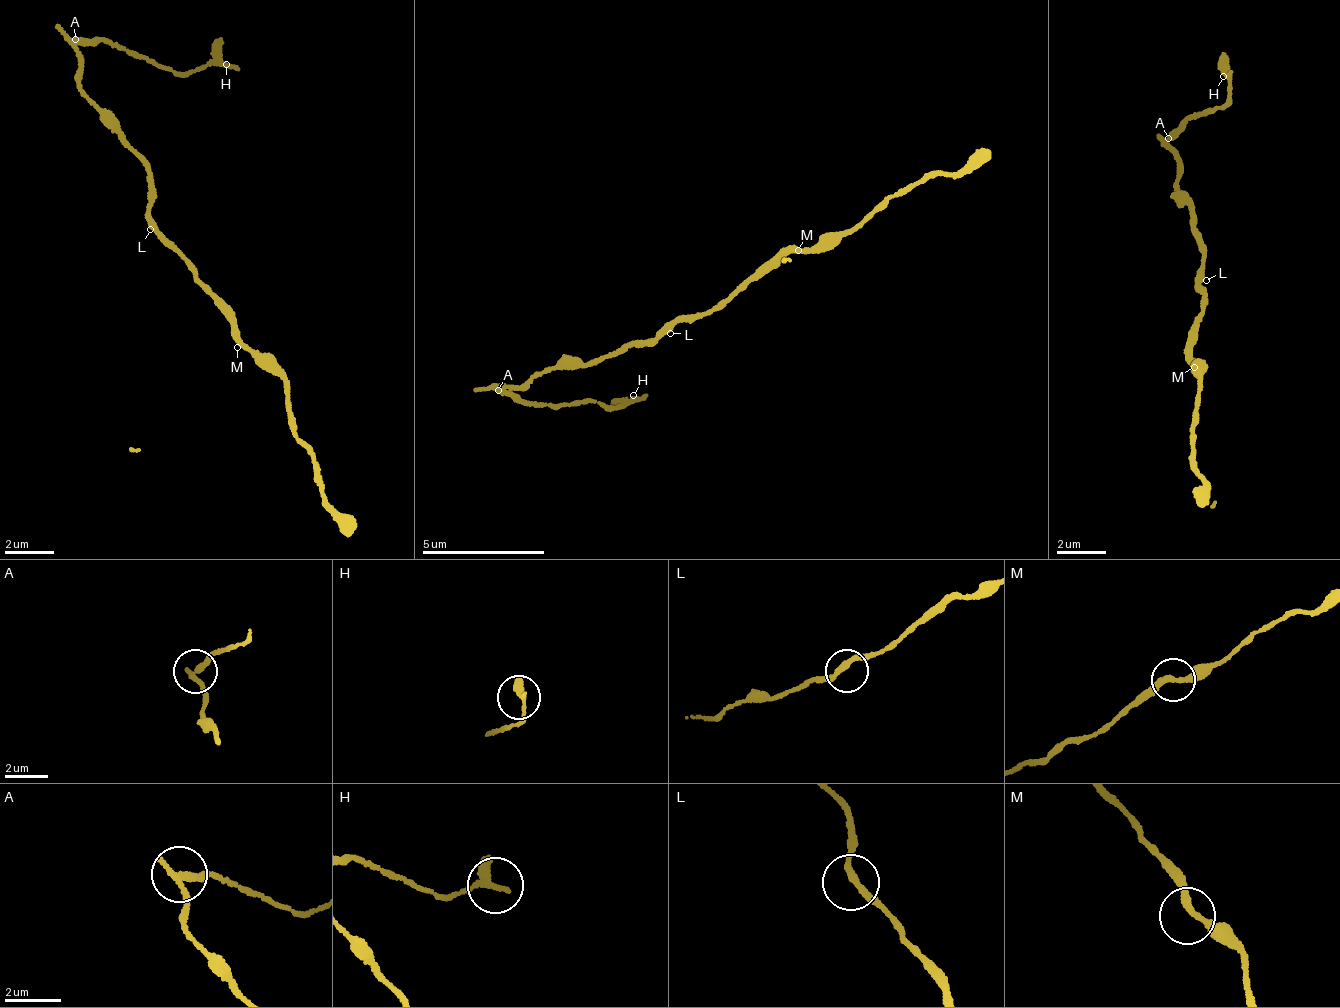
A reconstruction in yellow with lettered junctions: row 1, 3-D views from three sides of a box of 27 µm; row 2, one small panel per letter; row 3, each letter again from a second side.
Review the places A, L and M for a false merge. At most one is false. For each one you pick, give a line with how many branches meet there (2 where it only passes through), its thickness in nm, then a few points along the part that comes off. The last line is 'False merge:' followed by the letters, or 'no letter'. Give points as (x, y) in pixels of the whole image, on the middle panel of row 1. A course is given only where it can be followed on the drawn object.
A: 2 branches meet; 220 nm thick; foreign part runs (497, 388), (557, 406), (612, 404)
False merge: A

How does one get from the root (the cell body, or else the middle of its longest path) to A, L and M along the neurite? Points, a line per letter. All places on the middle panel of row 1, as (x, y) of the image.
A: (678, 321), (650, 346), (642, 342), (601, 361), (542, 372), (514, 392), (497, 388)
L: (678, 321), (670, 328), (670, 333)
M: (678, 321), (698, 318), (789, 251), (798, 250)

